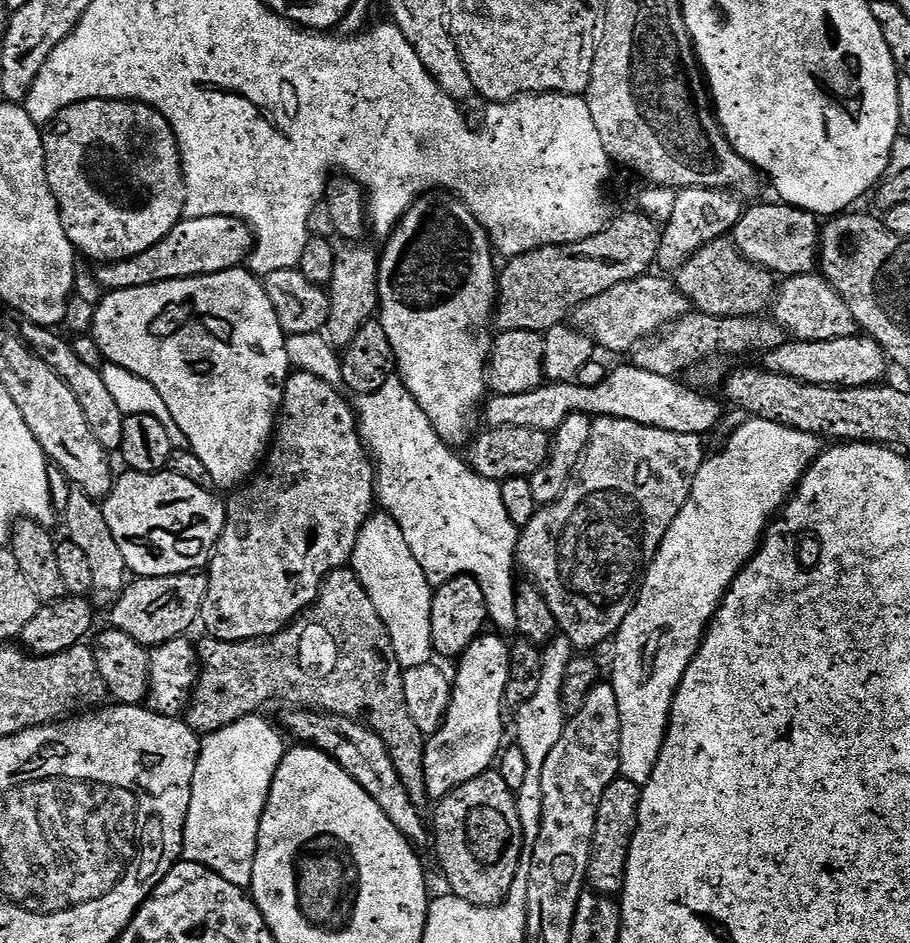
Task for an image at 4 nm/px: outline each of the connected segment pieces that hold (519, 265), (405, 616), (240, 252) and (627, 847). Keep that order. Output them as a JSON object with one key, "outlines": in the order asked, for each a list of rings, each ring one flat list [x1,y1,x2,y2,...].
{"outlines":[[[632,210,632,212,624,212,617,215,615,218,608,221,608,226,599,232,596,236,591,236,589,239,584,239,582,242,572,244,558,244,550,247,542,247,534,252,527,252,524,255,511,257,498,272,498,303,494,313,494,324,497,329,509,332,510,330,530,330,531,332,539,332,541,334,550,331,554,326,565,323,571,317,572,313,577,308,583,306,586,302,590,302,590,298,598,298,598,294,606,294,606,290,613,289,621,282,632,281,634,278,640,276,647,276,653,271,654,265,657,263,657,256,659,254,660,238,662,228,659,223,651,220,650,217,643,214,639,210]],[[377,511,365,522,364,530,360,533,360,541,356,543,356,549,352,551,350,567,362,582,366,594,370,594,370,602,374,602,378,610,378,618,382,618,390,634,390,642,394,646,394,654,398,658,400,667,406,669,433,663,430,618,432,617,434,586,426,578,422,566,418,566,418,558,410,554,410,546,406,546,406,537,403,536,402,530,398,530,398,522,394,522,387,512]],[[189,216,174,226,162,242,134,254,134,258,114,260,99,265,96,280,108,292,134,290,138,286,150,286,158,282,185,280,191,276,209,276,241,267,251,257,254,233,244,221,233,216,194,218]],[[618,778,606,786,602,802,598,802,598,814,594,822,592,839,592,860,588,864,588,879,591,891,602,896,619,897,624,890,624,875,628,865,628,855,632,849,632,839,636,833,638,810,640,809,641,785]]]}

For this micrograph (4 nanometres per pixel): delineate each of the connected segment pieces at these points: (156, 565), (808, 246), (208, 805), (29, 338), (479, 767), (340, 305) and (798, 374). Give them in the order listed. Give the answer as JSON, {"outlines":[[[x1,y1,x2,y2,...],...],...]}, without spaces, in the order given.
{"outlines":[[[131,470,125,473,125,476,115,477,112,493,104,497,102,507,106,526,110,526,110,534,114,534,114,539,118,541,129,573,139,578,173,576,207,569,216,543,220,541,226,515,225,505,215,496,217,493,202,486,194,486,194,482,186,482,186,478,178,478,178,474,167,470,151,474]],[[775,202,776,204,756,204,753,208,745,207,741,218,734,229,734,243,736,249,751,260,752,263,764,268,767,272,780,278,789,276,810,276,817,271,820,259,821,221,813,212,804,212,794,208,791,204]],[[260,714,247,716,201,739,200,757,190,794,190,810,184,827,183,859,206,866,214,870,214,874,226,878,226,882,234,882,234,886,245,890,252,887,260,819,272,789,274,774,286,751,285,737,279,731,276,733,262,717]],[[25,323,23,327,24,341,38,354,38,358,42,358,42,362,46,362,46,366,50,366,50,370,59,374,62,382,66,382,66,386,70,386,70,390,74,390,74,394,80,399,82,414,86,414,86,422,90,426,94,438,98,438,98,442,104,448,119,449,125,417,122,410,118,410,118,405,114,403,114,398,106,387,106,382,102,382,100,368,86,366,86,362,82,362,82,358,78,358,78,354,74,354,71,343,67,339,64,341,59,336,59,331,30,323]],[[481,634,459,657,460,669,456,676,454,672,452,704,448,707,442,727,427,737,424,753,429,801,439,802,458,786,489,771,505,747,504,695,510,678,512,654,509,641,504,641,507,639,503,635,488,635]],[[348,246,336,257,334,278,330,285,330,318,326,335,332,341,332,347,343,350,362,330,367,320,377,315,380,306,380,262,377,249]],[[857,334,850,338,830,338,829,340,798,340,790,338,785,344,762,356,762,366,767,372,782,374,786,378,798,378,798,382,806,382,814,386,830,386,831,388,871,388,879,385,880,380,890,369,888,355,884,347,867,334]]]}

